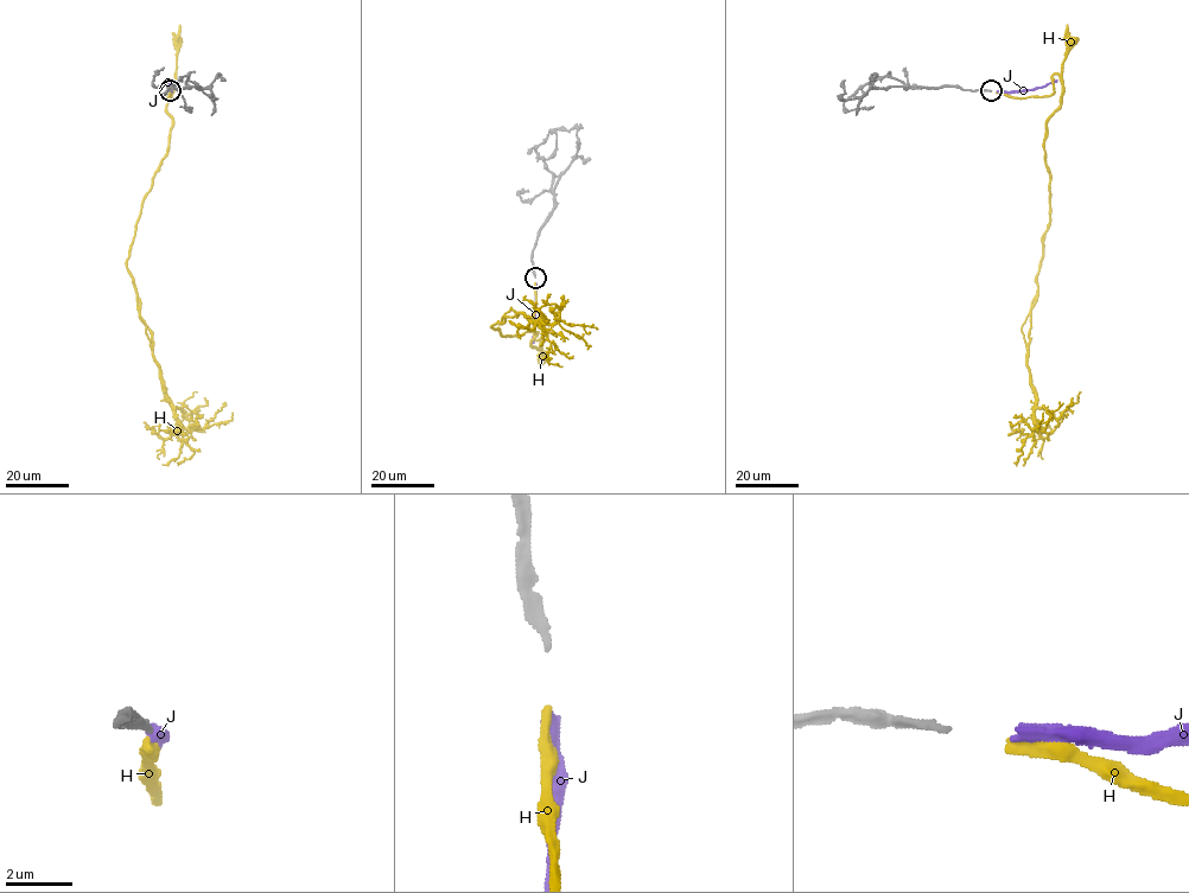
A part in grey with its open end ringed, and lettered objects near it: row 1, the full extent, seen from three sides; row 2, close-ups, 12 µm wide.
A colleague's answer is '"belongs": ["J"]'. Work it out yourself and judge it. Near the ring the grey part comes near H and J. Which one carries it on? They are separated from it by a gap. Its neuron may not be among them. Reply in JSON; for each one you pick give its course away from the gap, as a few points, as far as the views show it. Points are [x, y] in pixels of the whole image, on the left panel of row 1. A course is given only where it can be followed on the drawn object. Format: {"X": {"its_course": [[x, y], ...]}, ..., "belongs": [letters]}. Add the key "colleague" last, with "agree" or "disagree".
{"belongs": ["J"], "colleague": "agree"}

